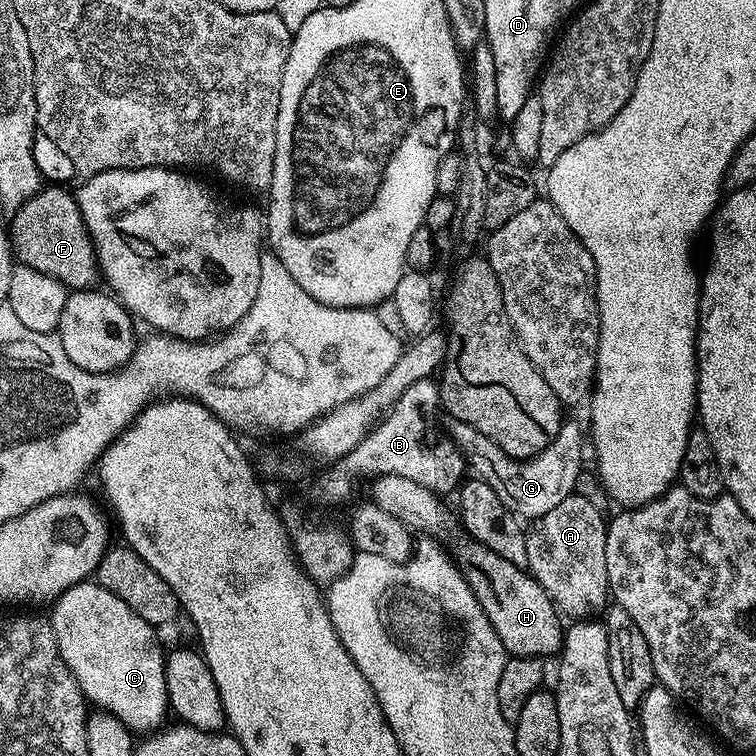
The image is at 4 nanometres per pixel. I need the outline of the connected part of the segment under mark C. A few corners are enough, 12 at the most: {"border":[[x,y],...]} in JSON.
{"border":[[95,582],[55,597],[58,650],[133,733],[165,723],[157,629]]}

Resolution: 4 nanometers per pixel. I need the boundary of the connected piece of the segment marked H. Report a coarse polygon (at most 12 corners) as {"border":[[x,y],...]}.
{"border":[[381,476],[374,502],[453,548],[505,652],[549,658],[566,628],[521,565],[471,539],[433,489]]}

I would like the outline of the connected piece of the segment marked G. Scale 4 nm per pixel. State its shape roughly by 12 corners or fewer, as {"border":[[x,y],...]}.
{"border":[[452,420],[465,465],[521,518],[577,491],[586,440],[561,423],[556,441],[515,460]]}

